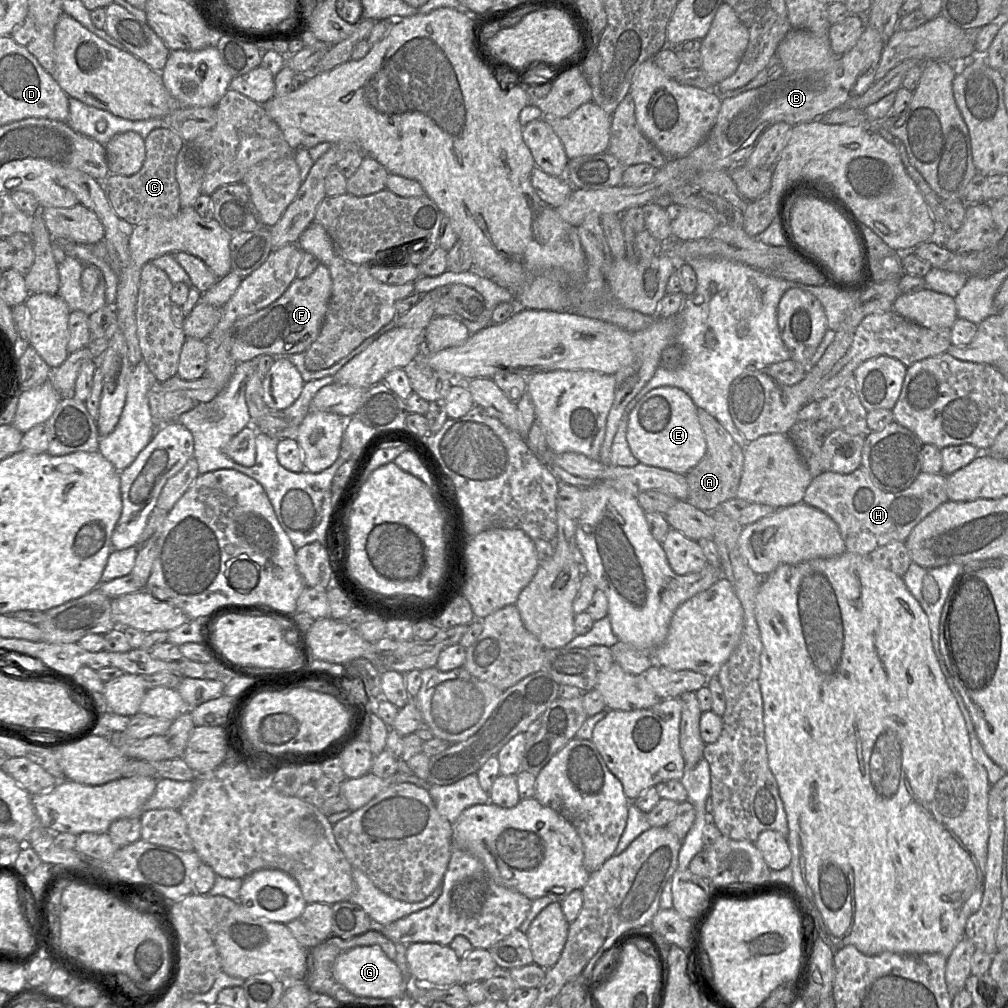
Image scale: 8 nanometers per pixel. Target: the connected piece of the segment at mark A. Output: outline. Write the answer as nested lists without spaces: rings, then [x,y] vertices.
[[[698,409],[698,418],[707,450],[702,460],[686,474],[689,486],[687,501],[700,510],[713,512],[720,503],[736,497],[743,471],[744,452],[720,422],[706,410]]]

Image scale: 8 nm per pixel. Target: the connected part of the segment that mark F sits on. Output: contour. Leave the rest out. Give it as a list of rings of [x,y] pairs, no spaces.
[[[319,263],[306,278],[295,278],[279,299],[234,324],[229,334],[232,358],[236,363],[243,363],[262,355],[283,357],[304,353],[320,332],[331,292],[331,275],[328,266],[324,264]]]

